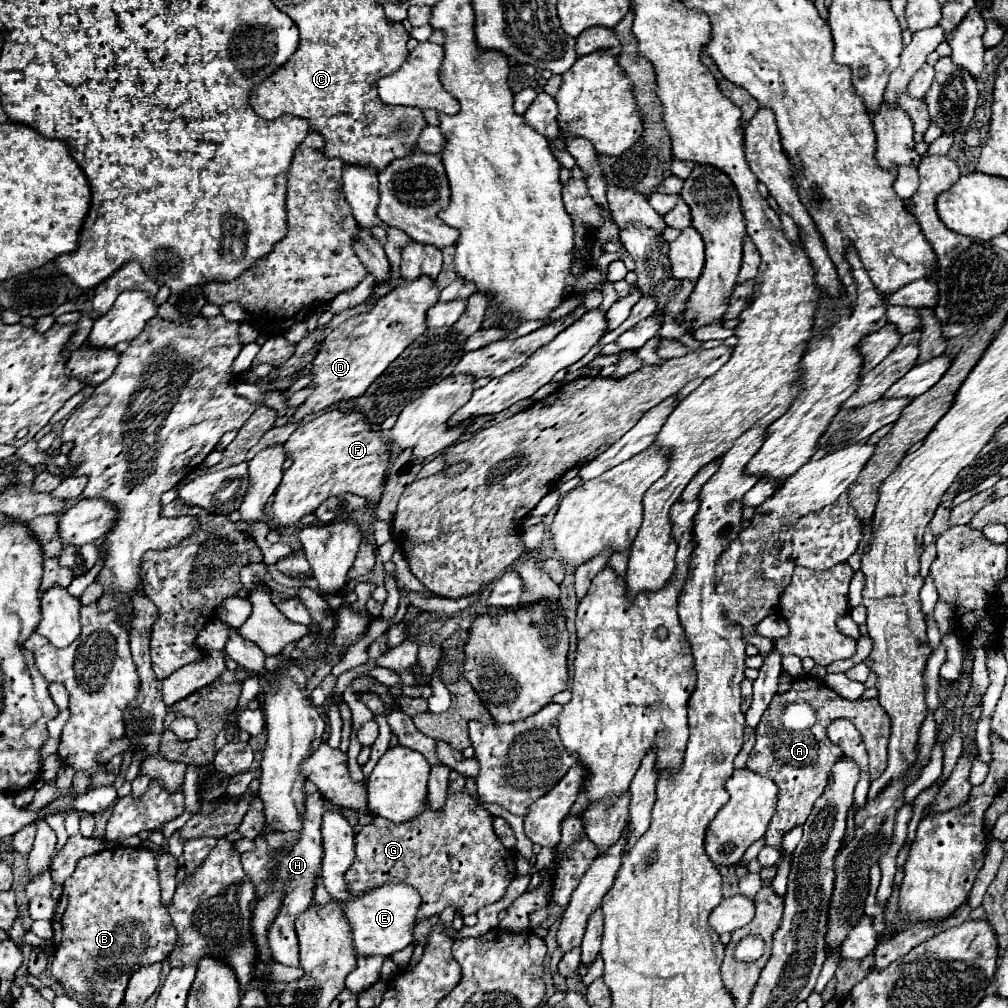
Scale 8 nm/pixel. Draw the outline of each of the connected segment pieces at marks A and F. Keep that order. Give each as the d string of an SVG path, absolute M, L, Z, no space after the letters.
M809 676L795 680L785 694L773 696L765 716L761 718L761 724L755 730L757 742L747 760L749 770L771 778L779 786L777 816L773 816L773 824L769 824L769 832L765 834L765 846L773 846L783 852L783 836L791 828L807 820L807 814L811 812L815 800L825 792L831 768L839 762L839 746L833 744L825 734L827 726L835 718L847 718L861 732L863 744L869 754L871 778L877 780L887 768L887 742L891 718L877 698L847 700L827 688L823 682L813 680Z
M329 410L313 422L297 426L285 442L285 454L293 464L285 470L273 494L271 512L278 526L297 524L331 496L351 493L369 498L375 506L379 504L387 480L391 444L379 434L371 434L371 426L365 424L361 416Z

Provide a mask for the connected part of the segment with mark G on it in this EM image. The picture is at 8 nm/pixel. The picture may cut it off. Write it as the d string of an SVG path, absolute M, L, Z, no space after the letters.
M451 772L447 800L441 810L433 810L431 802L427 800L423 812L417 814L413 820L395 824L391 820L375 816L371 824L361 828L361 832L355 836L355 860L351 868L345 872L345 882L351 894L361 894L369 888L383 886L389 882L403 882L413 886L421 896L421 906L417 912L419 922L435 914L441 914L449 906L453 906L455 912L459 912L461 916L477 914L477 910L497 902L505 894L513 874L515 856L509 848L501 844L501 840L493 832L491 814L465 790L465 776Z

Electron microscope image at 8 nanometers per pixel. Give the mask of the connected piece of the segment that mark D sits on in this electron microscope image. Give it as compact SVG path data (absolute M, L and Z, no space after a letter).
M417 278L413 282L401 282L389 294L385 294L371 312L359 314L343 322L333 334L321 344L313 370L311 386L313 392L307 400L295 410L291 424L301 424L309 414L317 414L333 406L335 402L347 402L359 398L383 372L385 368L417 338L427 330L425 314L431 306L437 304L439 290L437 282L431 278Z

